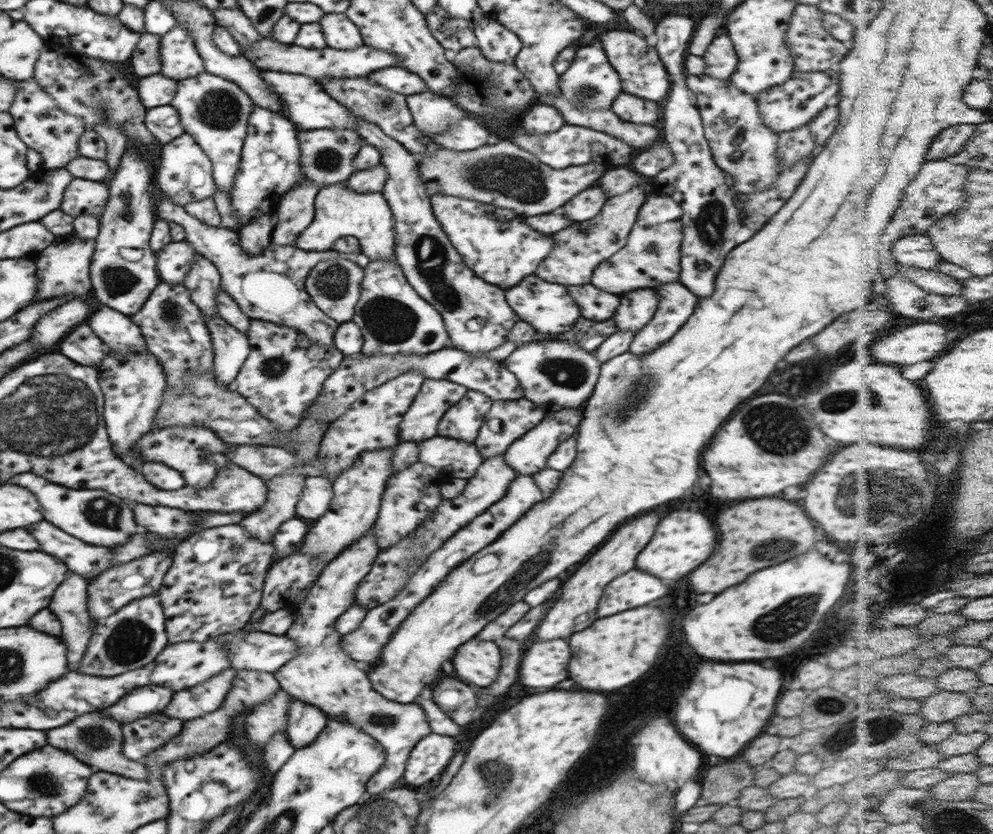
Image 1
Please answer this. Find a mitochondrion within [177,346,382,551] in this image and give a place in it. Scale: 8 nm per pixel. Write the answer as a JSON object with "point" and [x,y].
{"point":[275,367]}

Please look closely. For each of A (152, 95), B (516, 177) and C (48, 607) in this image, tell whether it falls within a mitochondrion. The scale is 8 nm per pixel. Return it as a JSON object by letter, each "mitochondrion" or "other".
{"A":"other","B":"mitochondrion","C":"other"}

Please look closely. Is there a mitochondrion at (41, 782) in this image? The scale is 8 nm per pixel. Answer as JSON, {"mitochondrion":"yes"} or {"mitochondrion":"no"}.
{"mitochondrion":"yes"}

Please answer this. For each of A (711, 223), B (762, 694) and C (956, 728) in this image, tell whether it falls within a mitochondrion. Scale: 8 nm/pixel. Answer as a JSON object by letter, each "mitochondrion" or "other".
{"A":"mitochondrion","B":"other","C":"other"}

